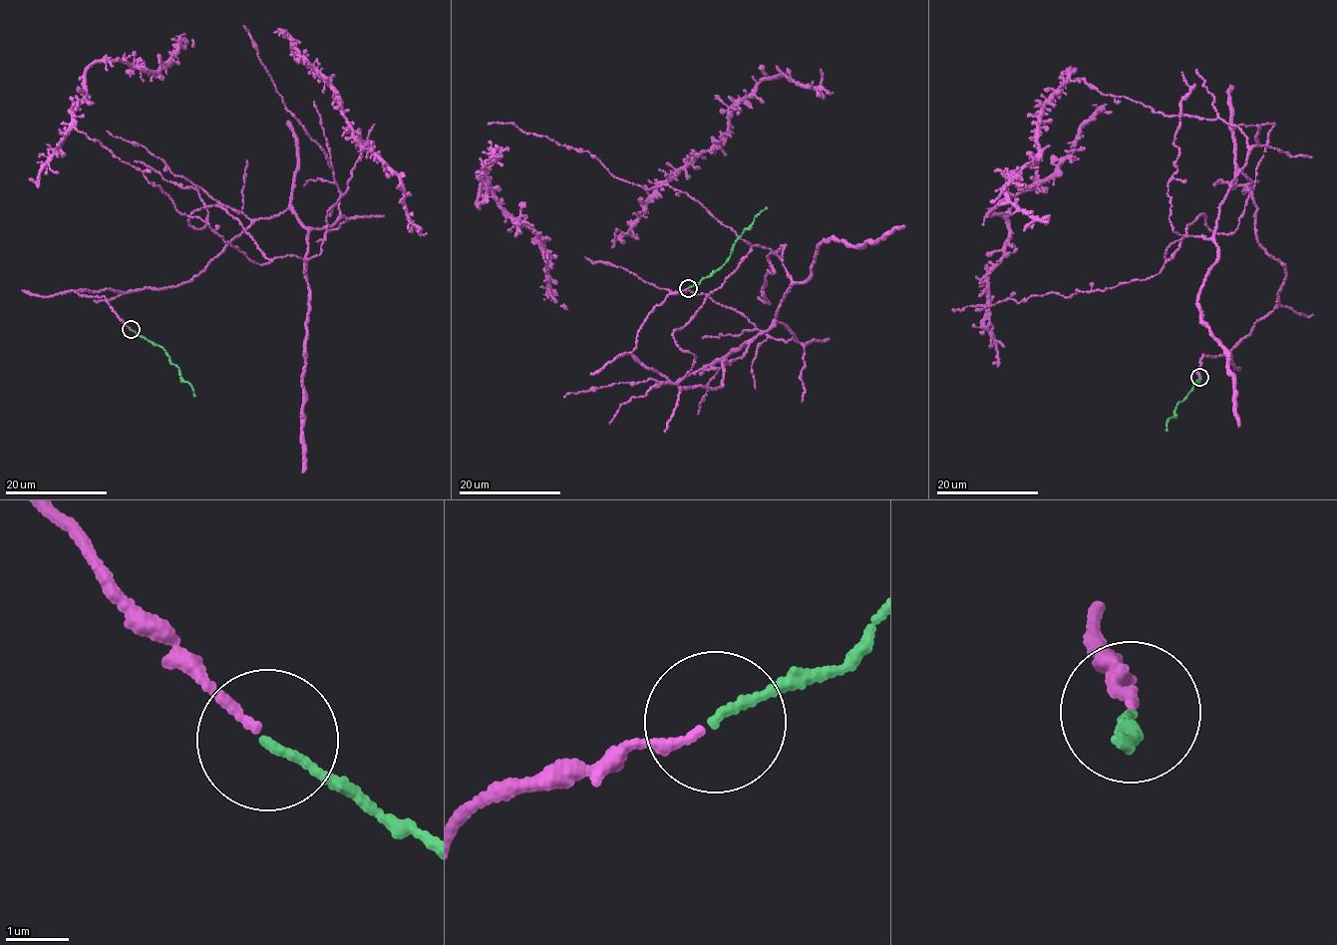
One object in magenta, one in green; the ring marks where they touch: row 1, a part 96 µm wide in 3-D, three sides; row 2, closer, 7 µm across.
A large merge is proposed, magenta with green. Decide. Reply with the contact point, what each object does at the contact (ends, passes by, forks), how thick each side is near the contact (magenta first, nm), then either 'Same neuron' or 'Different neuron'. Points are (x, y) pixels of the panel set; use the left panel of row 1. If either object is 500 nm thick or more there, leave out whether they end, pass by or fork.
Place: (131, 329). At the ring magenta ends. At the ring green ends. Thickness 140 nm (magenta) against 140 nm. Same neuron

